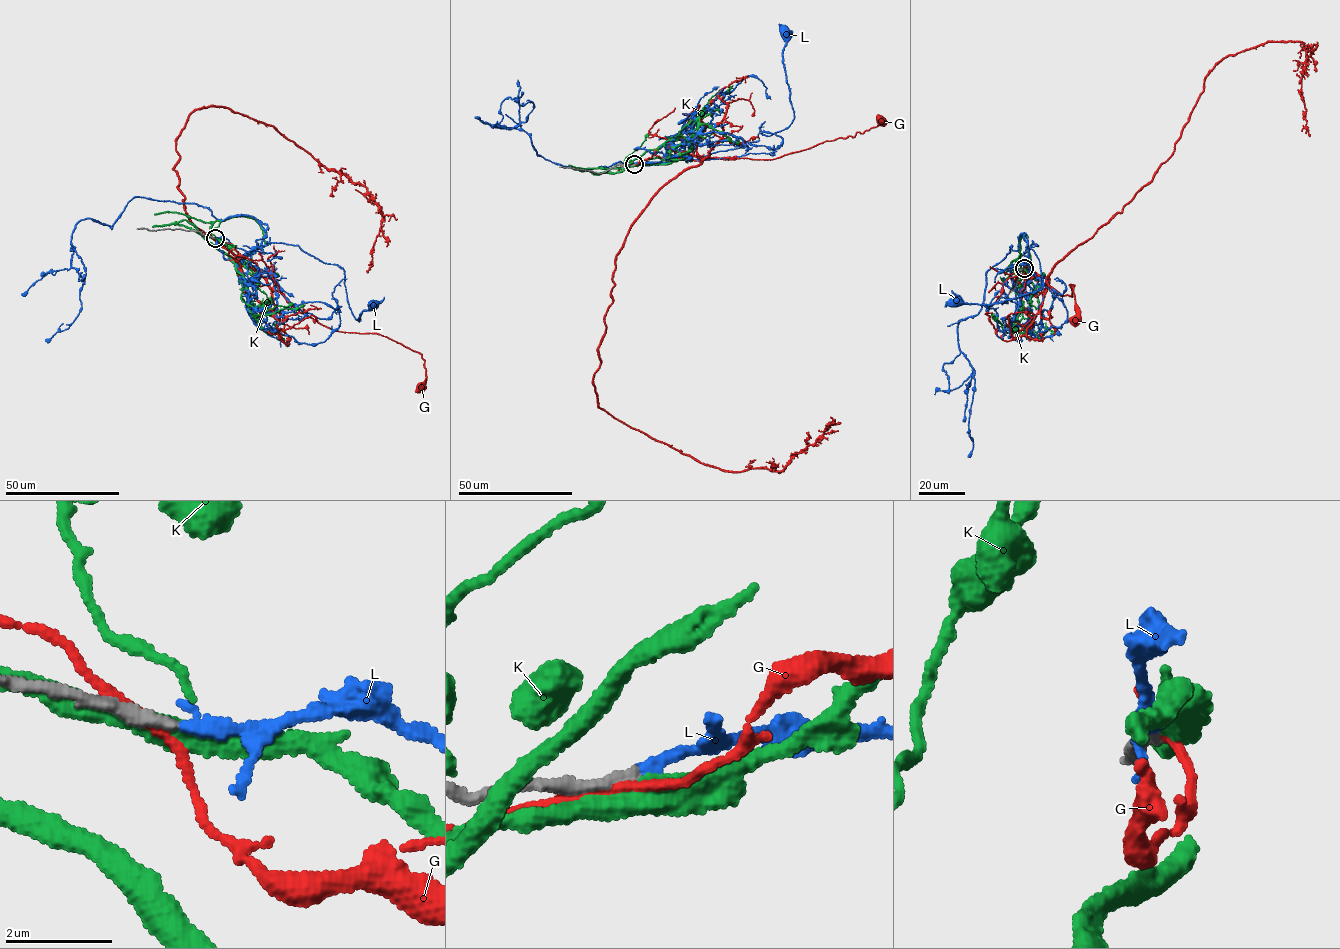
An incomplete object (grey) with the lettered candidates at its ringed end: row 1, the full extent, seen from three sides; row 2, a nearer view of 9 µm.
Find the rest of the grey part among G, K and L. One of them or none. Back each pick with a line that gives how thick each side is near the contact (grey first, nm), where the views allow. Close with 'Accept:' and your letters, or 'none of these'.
L: calibres 220 and 240 nm
Accept: L

